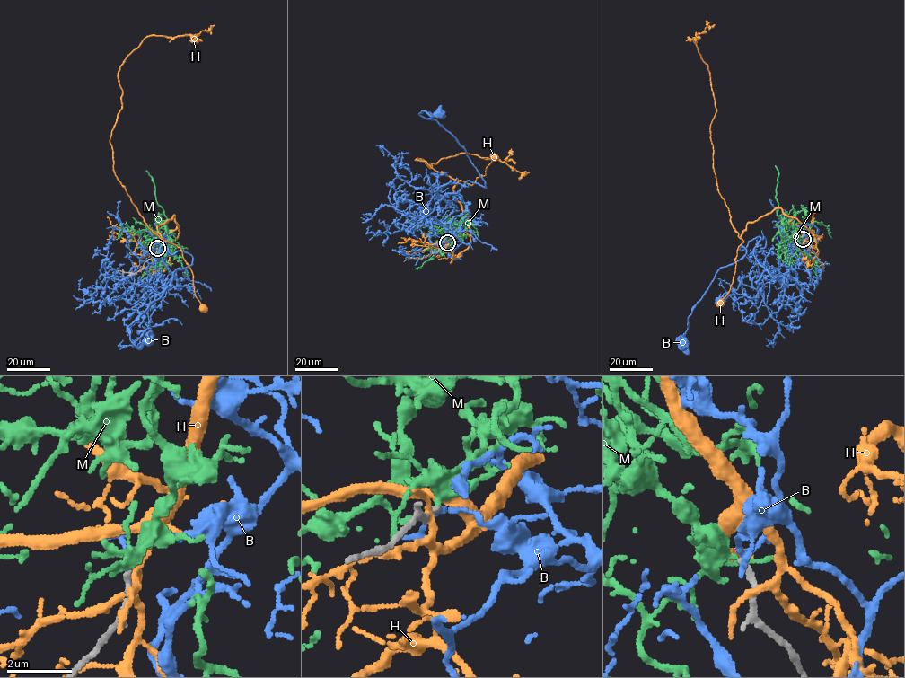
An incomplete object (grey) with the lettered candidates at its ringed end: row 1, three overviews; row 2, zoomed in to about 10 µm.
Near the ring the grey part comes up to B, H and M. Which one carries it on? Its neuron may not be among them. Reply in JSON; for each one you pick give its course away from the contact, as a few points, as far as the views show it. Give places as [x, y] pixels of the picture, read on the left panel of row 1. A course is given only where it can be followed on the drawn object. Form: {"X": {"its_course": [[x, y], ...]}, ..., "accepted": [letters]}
{"M": {"its_course": [[157, 247], [159, 225], [164, 221], [169, 240], [161, 248], [164, 259], [160, 265], [144, 273], [137, 284]]}, "accepted": ["M"]}

